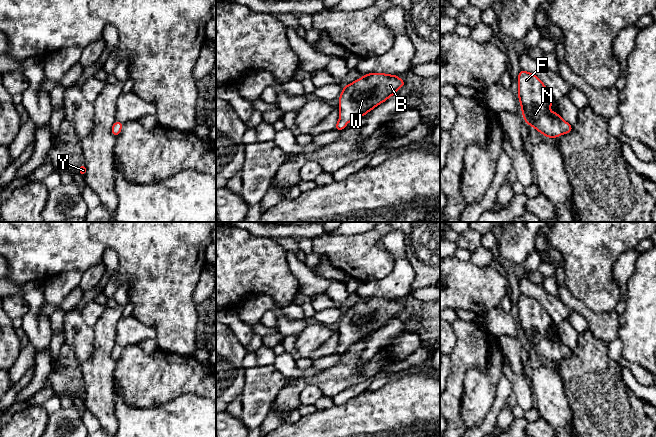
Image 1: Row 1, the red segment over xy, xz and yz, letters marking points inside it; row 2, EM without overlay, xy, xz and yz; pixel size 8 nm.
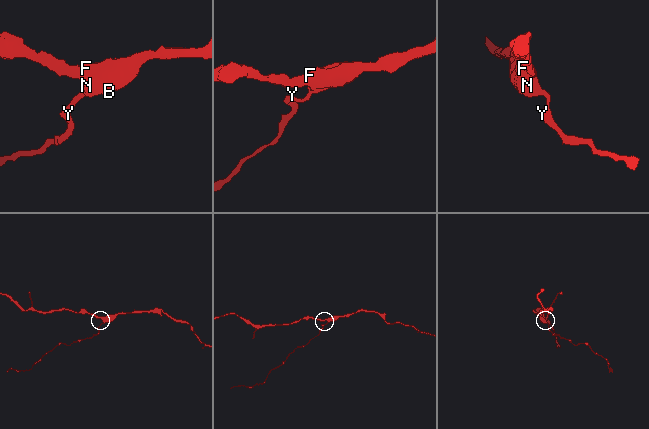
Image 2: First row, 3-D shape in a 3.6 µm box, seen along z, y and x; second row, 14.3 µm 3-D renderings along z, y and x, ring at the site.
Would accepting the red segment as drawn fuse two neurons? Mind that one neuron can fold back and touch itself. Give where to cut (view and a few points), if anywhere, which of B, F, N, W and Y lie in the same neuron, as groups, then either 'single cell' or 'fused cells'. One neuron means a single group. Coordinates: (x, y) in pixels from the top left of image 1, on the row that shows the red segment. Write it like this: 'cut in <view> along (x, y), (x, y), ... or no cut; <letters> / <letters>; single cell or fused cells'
no cut; B F N W Y; single cell

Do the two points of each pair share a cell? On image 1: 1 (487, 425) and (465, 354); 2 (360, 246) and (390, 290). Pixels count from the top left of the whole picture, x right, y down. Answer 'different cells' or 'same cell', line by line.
1: different cells
2: different cells

